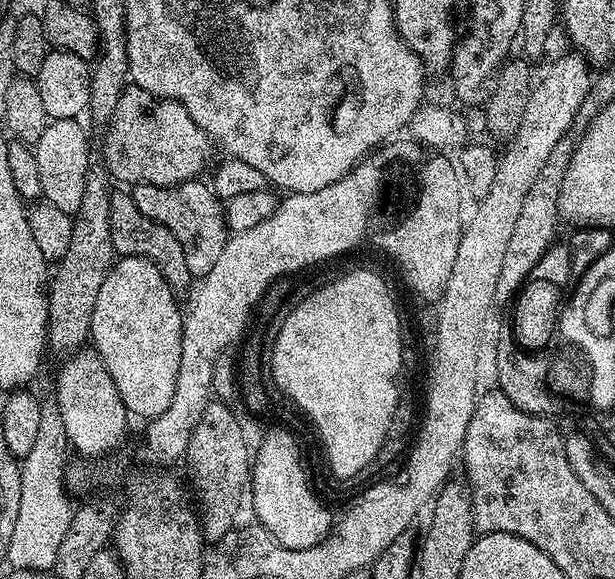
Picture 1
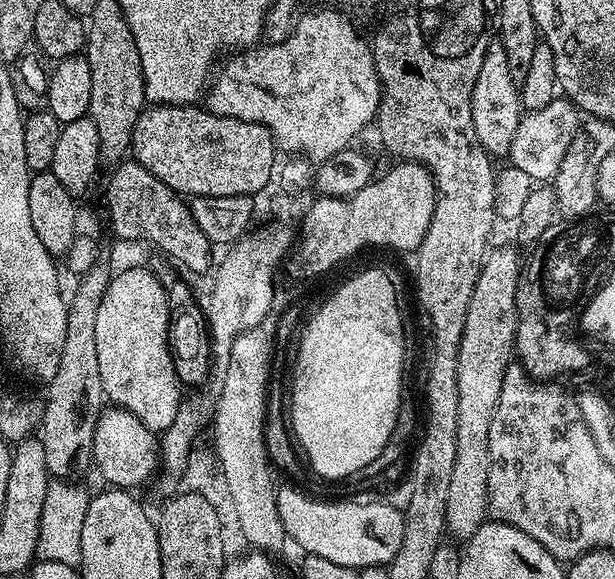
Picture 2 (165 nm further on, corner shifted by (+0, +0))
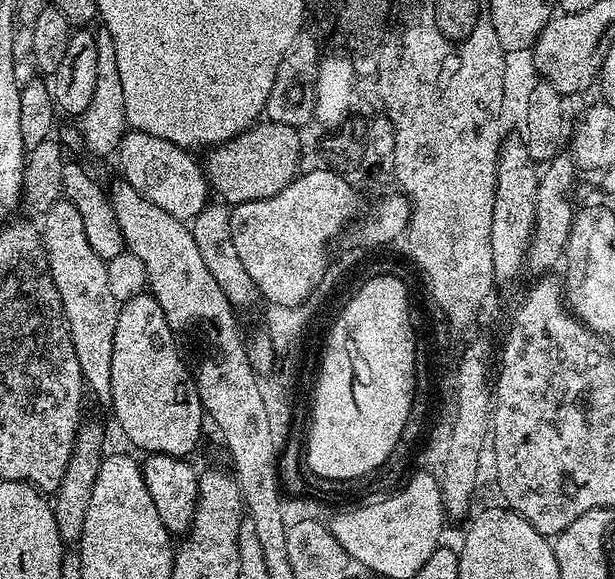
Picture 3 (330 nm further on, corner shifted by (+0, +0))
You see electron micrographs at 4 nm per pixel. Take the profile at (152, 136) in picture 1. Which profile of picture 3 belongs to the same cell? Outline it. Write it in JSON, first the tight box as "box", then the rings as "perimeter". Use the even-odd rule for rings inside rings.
{"box":[206,122,302,206],"perimeter":[[[257,122],[233,140],[217,144],[207,153],[206,175],[213,193],[229,206],[242,202],[254,202],[278,194],[301,171],[302,164],[296,160],[296,135],[288,128],[271,127]]]}

